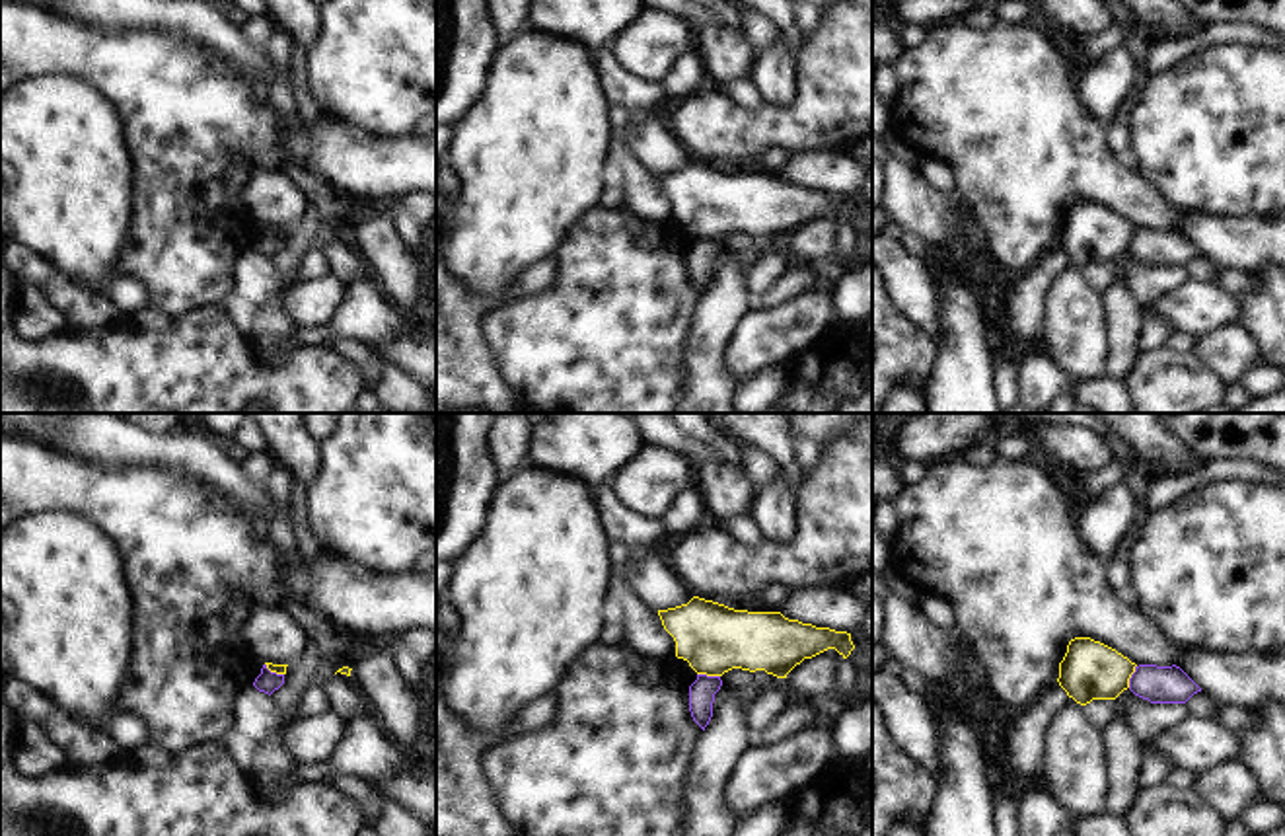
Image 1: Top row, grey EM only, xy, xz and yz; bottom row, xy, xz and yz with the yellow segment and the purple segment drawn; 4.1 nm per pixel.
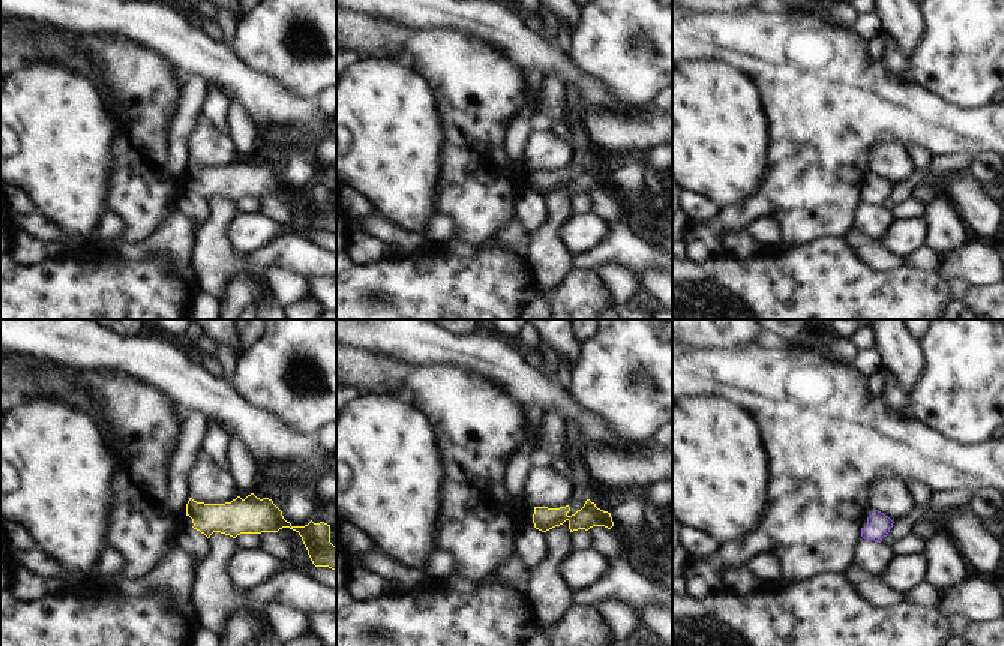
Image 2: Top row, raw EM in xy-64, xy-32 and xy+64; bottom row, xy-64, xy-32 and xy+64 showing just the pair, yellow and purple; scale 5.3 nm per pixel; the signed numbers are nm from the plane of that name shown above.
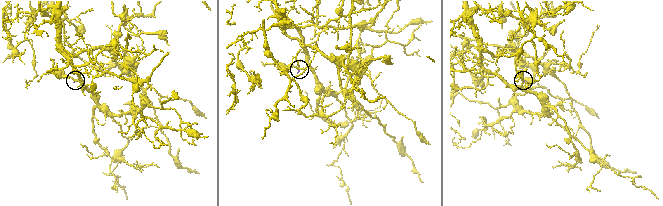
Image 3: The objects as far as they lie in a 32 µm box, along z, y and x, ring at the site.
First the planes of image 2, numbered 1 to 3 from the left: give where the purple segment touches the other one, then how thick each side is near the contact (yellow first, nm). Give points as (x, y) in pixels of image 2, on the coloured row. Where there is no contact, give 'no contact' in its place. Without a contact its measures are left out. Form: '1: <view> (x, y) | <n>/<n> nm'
1: no contact
2: no contact
3: no contact

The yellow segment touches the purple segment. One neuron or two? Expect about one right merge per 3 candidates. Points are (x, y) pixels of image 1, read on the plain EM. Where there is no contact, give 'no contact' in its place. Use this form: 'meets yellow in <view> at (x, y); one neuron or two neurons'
meets yellow in xz at (709, 238); two neurons

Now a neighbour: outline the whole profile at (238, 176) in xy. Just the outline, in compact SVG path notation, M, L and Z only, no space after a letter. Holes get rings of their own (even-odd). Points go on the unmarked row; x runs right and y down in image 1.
M239 160L228 170L226 185L238 197L245 191L249 177L251 177L251 164L247 160Z

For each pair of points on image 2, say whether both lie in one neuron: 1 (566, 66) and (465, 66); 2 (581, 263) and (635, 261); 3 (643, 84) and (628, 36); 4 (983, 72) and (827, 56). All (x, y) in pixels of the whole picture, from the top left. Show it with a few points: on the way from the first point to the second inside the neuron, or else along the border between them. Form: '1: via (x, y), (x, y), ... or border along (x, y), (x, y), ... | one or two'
1: border along (492, 45), (506, 53), (526, 72) | two
2: via (595, 260), (622, 260) | one
3: via (638, 72), (638, 48) | one
4: border along (913, 80), (925, 84), (943, 98) | two

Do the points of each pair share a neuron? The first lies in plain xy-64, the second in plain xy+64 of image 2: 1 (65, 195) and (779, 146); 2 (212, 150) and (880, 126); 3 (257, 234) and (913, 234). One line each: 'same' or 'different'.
1: different
2: different
3: same

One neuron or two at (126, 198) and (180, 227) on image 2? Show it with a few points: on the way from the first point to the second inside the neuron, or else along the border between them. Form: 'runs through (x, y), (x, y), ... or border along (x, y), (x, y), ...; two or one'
border along (176, 209), (143, 245); two

